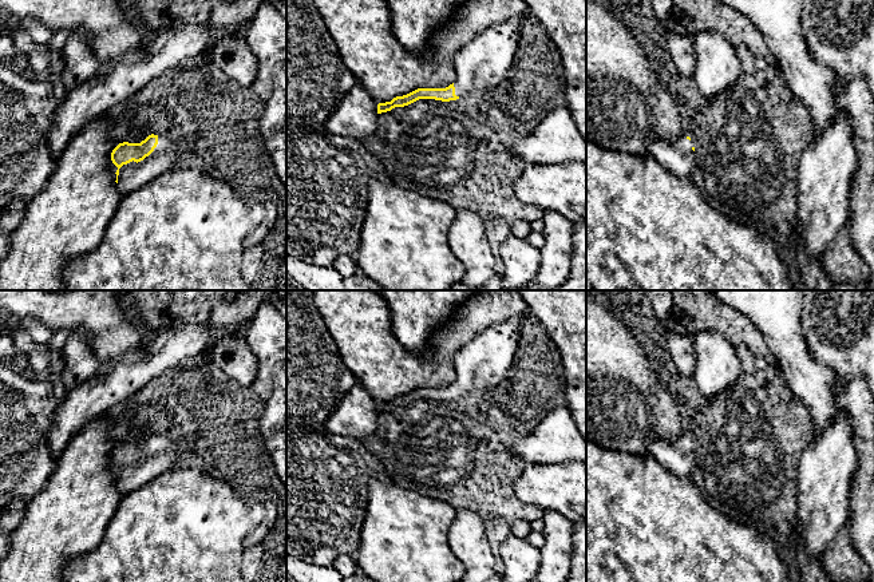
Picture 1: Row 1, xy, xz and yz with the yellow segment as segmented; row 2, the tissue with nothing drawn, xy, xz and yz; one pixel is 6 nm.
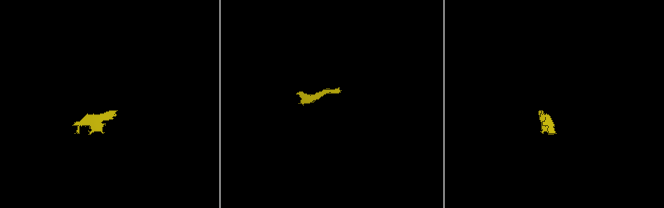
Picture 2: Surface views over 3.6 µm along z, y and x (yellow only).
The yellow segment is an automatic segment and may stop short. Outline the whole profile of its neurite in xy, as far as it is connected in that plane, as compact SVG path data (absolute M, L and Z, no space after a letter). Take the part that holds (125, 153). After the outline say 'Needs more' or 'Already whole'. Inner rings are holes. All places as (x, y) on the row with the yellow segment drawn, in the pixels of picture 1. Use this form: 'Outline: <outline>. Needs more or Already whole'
Outline: M151 134L141 143L119 143L111 161L118 167L116 187L126 195L173 170L182 154L166 136Z. Needs more

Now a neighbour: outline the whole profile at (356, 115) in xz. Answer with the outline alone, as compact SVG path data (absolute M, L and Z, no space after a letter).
M357 84L344 95L324 126L331 132L361 139L376 130L377 104L379 102Z

